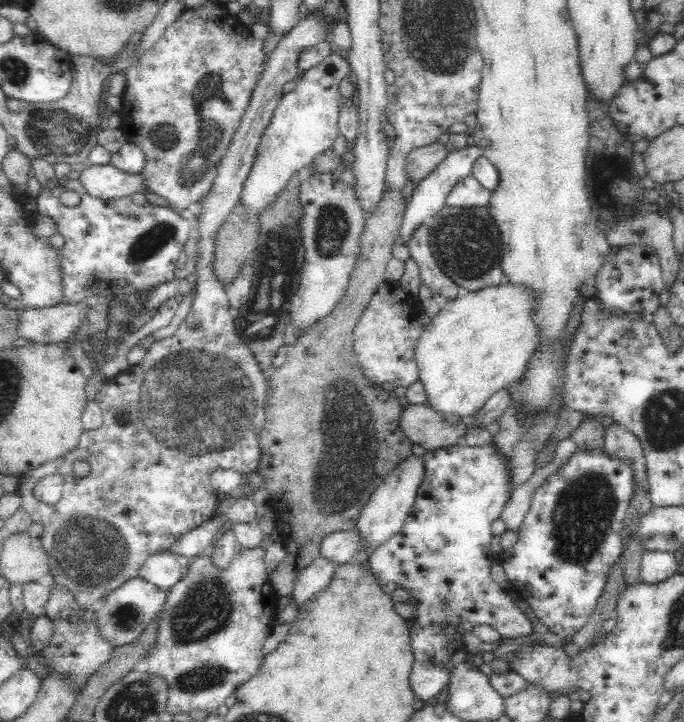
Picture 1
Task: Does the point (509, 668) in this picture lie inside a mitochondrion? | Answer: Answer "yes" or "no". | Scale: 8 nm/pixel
no

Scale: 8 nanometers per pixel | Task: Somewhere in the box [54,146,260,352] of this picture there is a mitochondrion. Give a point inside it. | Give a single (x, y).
(151, 242)

